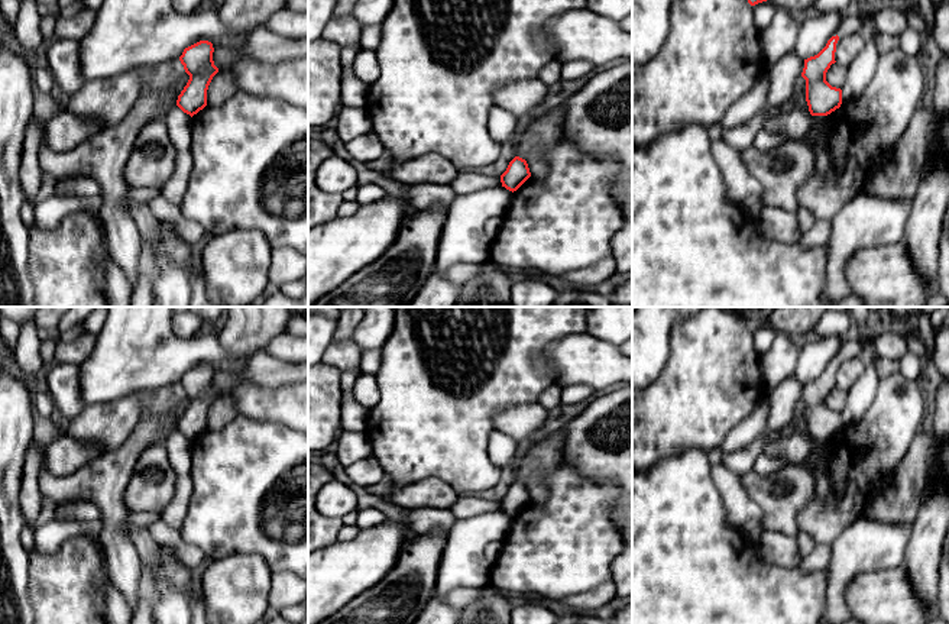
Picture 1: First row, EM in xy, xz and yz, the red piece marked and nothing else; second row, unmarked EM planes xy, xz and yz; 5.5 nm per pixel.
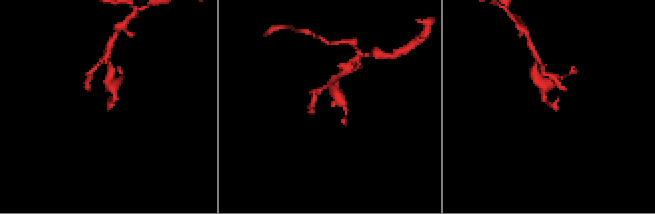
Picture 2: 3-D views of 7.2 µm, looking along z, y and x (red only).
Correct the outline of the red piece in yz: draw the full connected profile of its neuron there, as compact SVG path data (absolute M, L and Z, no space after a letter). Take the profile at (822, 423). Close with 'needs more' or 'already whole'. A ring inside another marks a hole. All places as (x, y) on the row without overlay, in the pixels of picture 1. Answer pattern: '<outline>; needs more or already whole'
M832 361L814 381L804 384L801 401L806 404L806 426L812 440L827 440L842 429L842 414L826 405L826 397L835 388L839 361Z; already whole

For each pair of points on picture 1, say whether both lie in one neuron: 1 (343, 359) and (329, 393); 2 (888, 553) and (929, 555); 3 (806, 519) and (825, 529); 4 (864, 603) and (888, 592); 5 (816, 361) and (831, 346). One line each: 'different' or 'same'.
1: different
2: different
3: same
4: same
5: same

